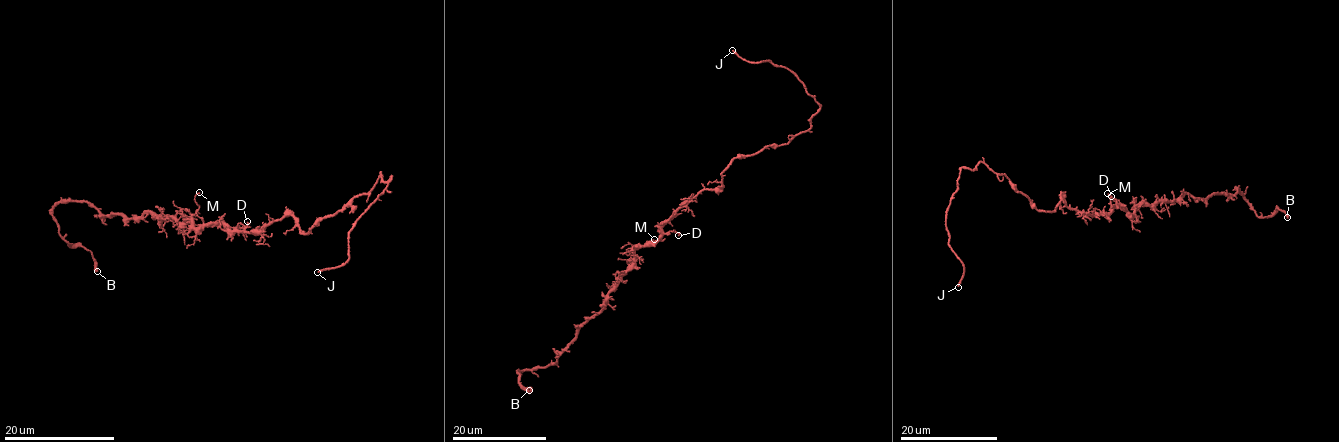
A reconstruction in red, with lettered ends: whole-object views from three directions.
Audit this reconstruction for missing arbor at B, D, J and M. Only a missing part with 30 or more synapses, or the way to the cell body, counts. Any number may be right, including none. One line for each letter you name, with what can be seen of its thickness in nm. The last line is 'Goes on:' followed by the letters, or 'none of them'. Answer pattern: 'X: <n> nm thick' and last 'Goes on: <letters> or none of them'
J: 200 nm thick
Goes on: J

